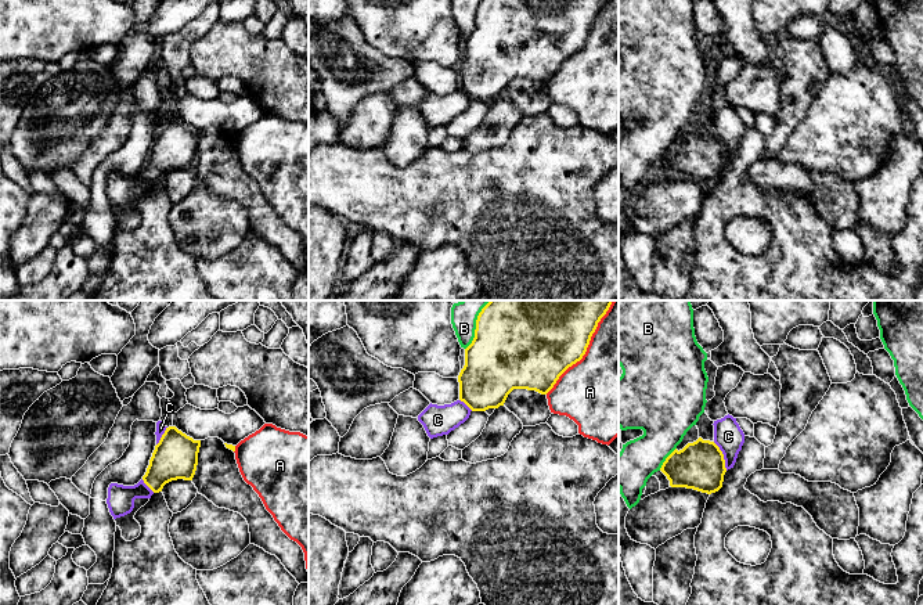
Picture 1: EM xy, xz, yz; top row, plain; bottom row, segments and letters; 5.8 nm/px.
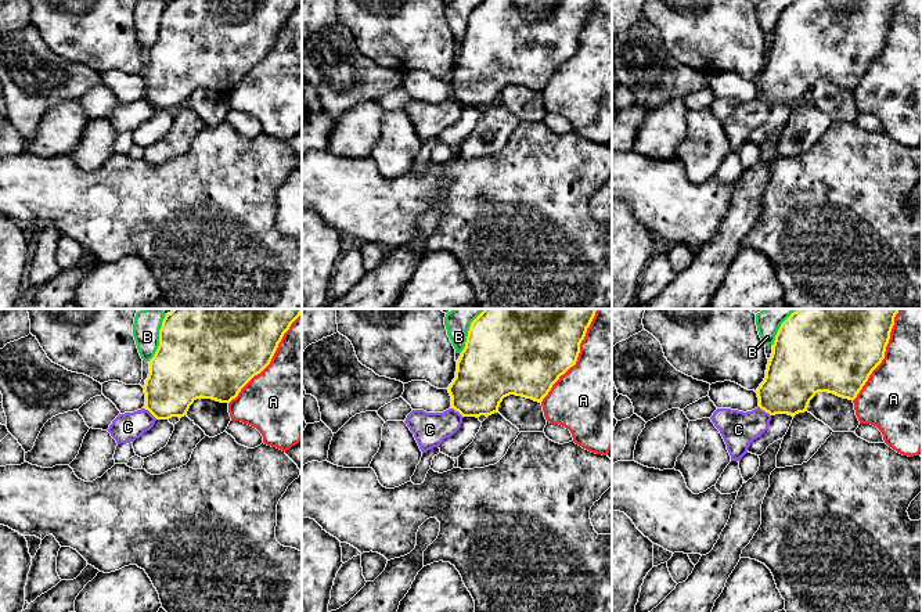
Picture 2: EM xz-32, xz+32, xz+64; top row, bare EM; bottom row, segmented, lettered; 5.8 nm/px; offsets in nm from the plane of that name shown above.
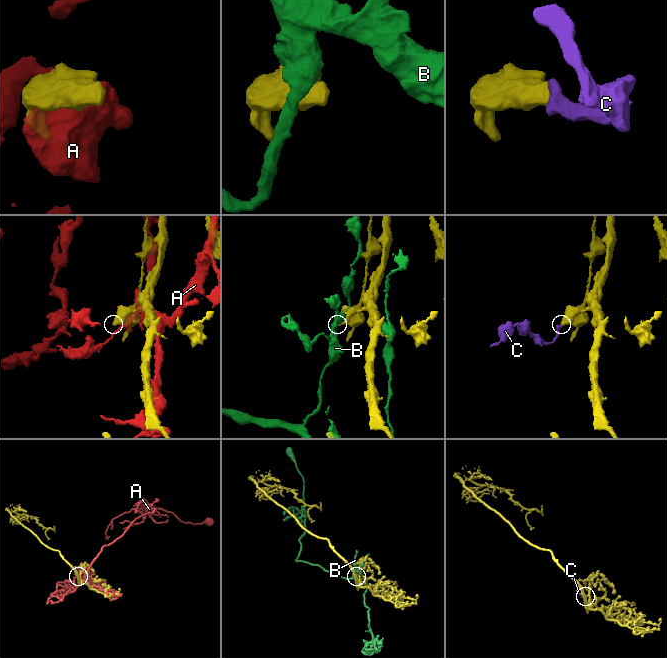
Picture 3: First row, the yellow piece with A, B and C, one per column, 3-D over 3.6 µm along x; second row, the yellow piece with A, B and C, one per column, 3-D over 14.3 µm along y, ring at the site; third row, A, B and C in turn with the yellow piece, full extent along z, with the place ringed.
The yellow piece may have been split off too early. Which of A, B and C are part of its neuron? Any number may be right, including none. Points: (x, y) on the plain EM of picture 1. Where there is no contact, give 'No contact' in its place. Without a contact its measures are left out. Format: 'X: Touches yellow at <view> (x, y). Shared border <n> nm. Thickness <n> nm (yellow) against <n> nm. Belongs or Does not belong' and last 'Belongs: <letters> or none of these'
A: Touches yellow at xz (584, 43). Shared border 600 nm. Thickness 400 nm (yellow) against 500 nm. Does not belong
B: Touches yellow at xz (475, 20). Shared border 260 nm. Thickness 460 nm (yellow) against 140 nm. Does not belong
C: Touches yellow at yz (723, 146). Shared border 190 nm. Thickness 280 nm (yellow) against 170 nm. Belongs
Belongs: C

